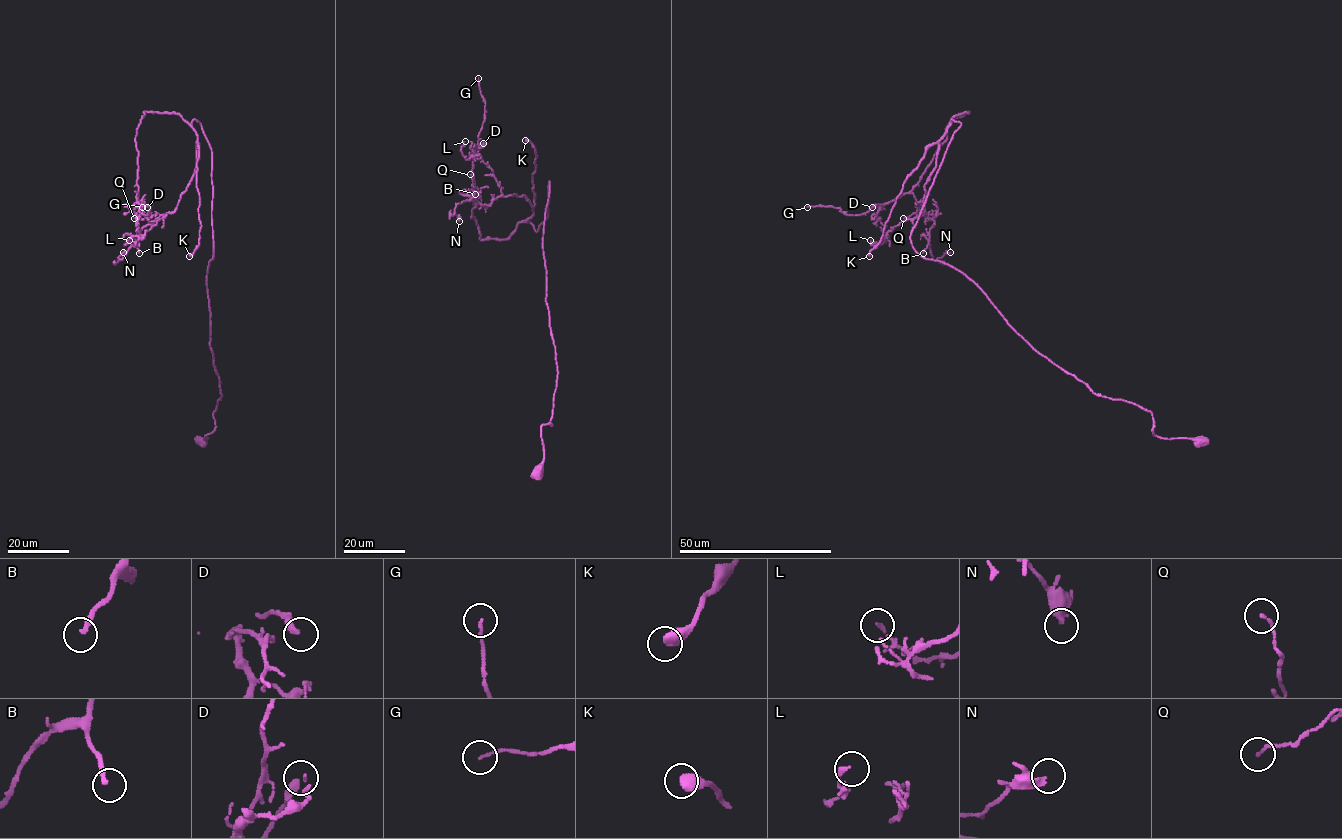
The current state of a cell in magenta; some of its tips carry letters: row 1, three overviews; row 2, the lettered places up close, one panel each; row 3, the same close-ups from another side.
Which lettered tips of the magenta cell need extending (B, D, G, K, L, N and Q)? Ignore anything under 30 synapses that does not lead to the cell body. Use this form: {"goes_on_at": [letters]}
{"goes_on_at": ["K"]}

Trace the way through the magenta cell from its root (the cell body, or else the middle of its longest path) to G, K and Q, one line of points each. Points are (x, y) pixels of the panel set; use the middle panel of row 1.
G: (537, 472), (557, 379), (542, 244), (549, 181), (537, 232), (520, 222), (507, 239), (480, 239), (478, 78)
K: (537, 472), (557, 366), (542, 244), (549, 181), (548, 216), (537, 232), (528, 222), (537, 156), (525, 140)
Q: (537, 472), (557, 379), (542, 244), (549, 181), (537, 232), (524, 196), (483, 206), (470, 174)

